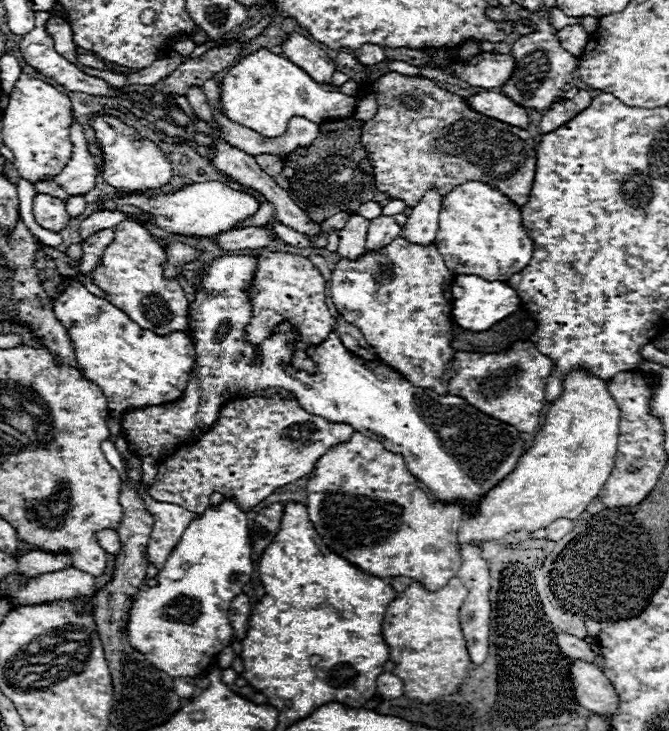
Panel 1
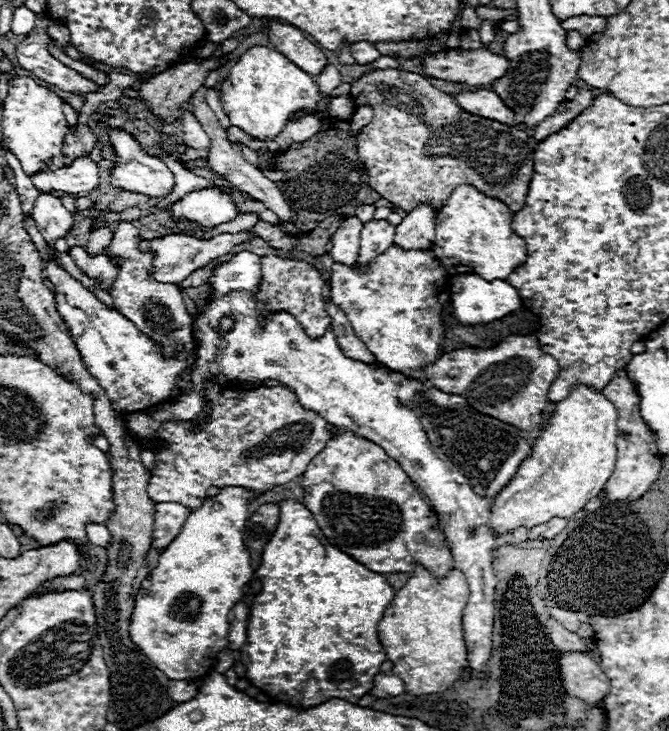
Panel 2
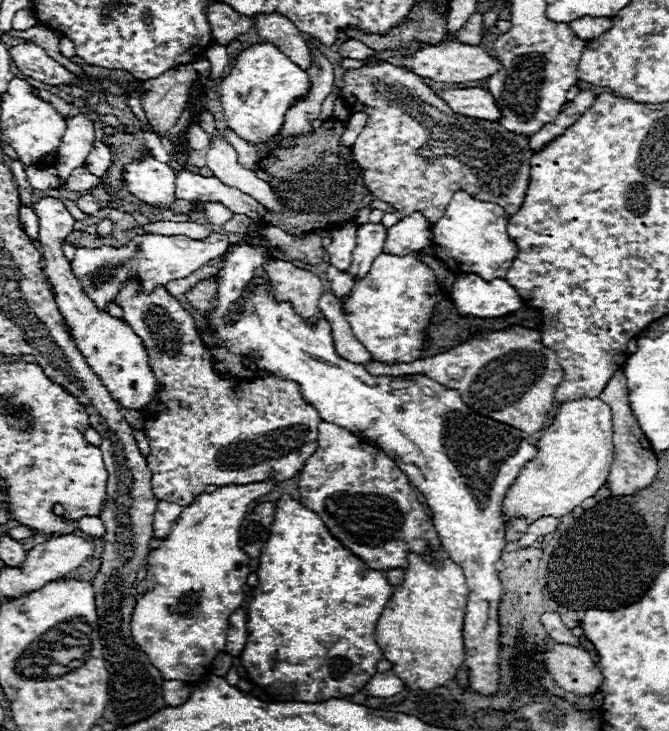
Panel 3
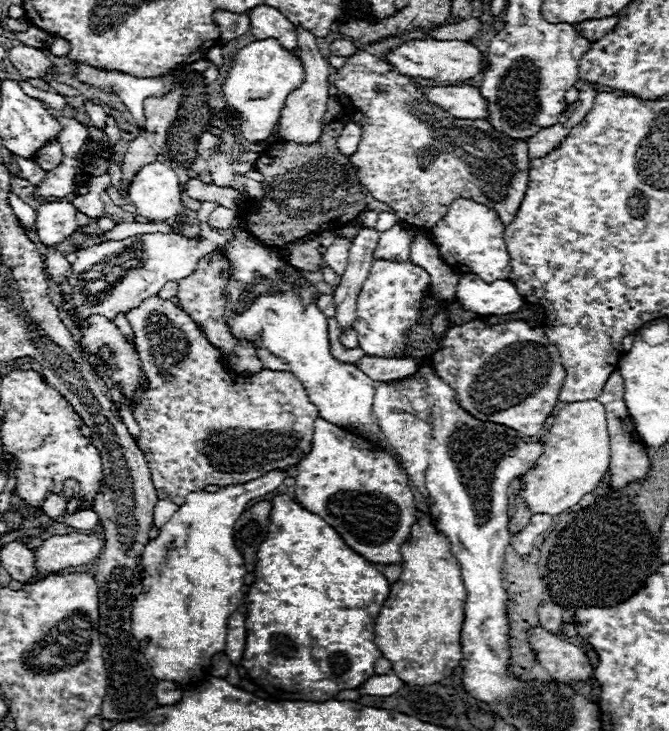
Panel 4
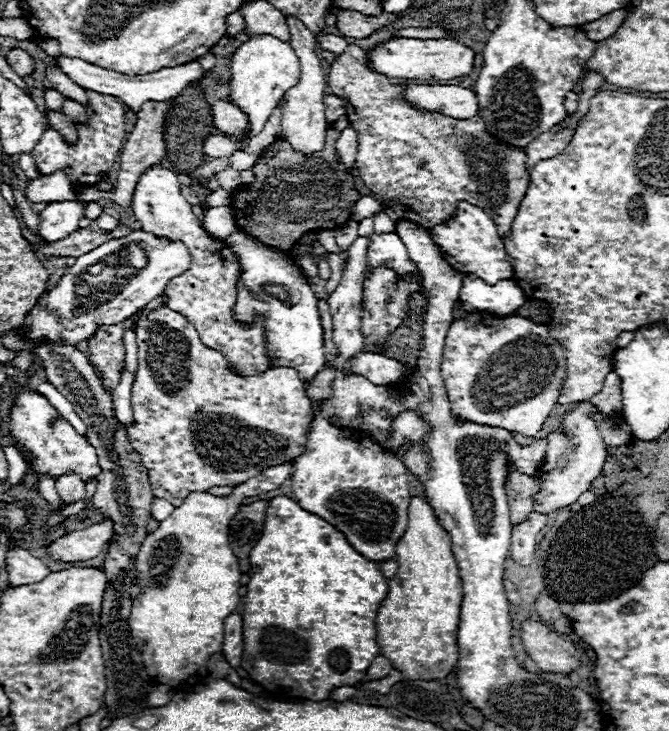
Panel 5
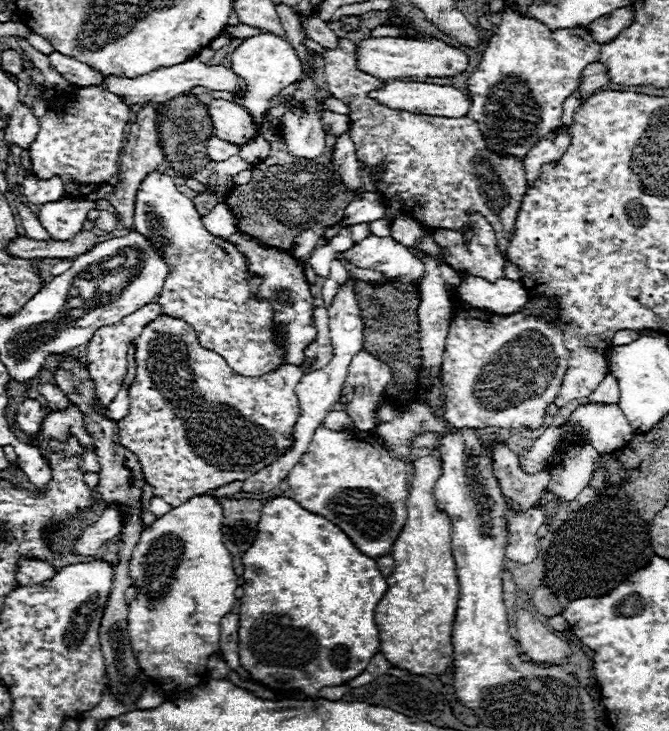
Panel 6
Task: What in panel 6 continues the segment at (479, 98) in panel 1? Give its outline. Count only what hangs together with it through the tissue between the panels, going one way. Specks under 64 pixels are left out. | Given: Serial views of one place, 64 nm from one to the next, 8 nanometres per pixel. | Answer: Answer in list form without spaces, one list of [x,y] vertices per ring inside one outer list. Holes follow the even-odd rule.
[[[390,80],[382,90],[372,92],[376,100],[390,108],[404,108],[408,112],[460,118],[468,114],[472,100],[454,86],[438,86],[424,82]]]

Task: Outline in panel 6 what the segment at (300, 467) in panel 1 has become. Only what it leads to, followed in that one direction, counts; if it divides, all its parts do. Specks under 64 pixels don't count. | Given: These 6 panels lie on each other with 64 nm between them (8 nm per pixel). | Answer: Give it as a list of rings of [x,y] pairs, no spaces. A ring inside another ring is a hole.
[[[160,314],[148,322],[136,338],[136,364],[136,380],[130,386],[130,412],[118,422],[120,442],[138,456],[154,496],[168,500],[168,504],[180,506],[190,496],[246,480],[294,446],[292,432],[300,416],[300,402],[294,388],[304,374],[302,368],[282,364],[256,378],[240,376],[232,372],[220,354],[200,346],[190,324],[168,314]]]

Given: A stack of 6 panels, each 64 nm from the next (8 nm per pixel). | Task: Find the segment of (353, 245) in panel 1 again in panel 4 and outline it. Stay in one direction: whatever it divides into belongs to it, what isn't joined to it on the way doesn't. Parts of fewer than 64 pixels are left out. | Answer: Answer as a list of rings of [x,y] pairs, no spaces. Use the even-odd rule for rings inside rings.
[[[336,234],[336,240],[332,246],[328,246],[328,250],[324,252],[324,262],[338,274],[342,276],[346,266],[348,266],[348,250],[350,250],[352,240],[344,238],[340,234]]]

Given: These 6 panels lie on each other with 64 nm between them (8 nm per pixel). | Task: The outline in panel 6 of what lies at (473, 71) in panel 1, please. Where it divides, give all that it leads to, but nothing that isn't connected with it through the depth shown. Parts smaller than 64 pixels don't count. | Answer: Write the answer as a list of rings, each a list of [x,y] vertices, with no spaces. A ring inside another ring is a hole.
[[[370,38],[358,44],[360,48],[360,68],[372,76],[380,76],[382,80],[394,78],[410,78],[410,76],[432,76],[432,78],[448,78],[466,72],[468,54],[450,46],[442,40],[414,40],[414,38]]]

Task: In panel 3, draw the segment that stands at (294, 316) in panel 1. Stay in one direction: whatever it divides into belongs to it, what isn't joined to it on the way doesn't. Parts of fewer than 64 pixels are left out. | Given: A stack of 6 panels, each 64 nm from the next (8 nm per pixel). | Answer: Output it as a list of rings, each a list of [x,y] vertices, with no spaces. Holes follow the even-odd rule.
[[[278,258],[268,260],[264,268],[268,274],[268,290],[278,302],[290,302],[292,308],[310,324],[324,318],[318,308],[318,300],[324,292],[318,276]]]

